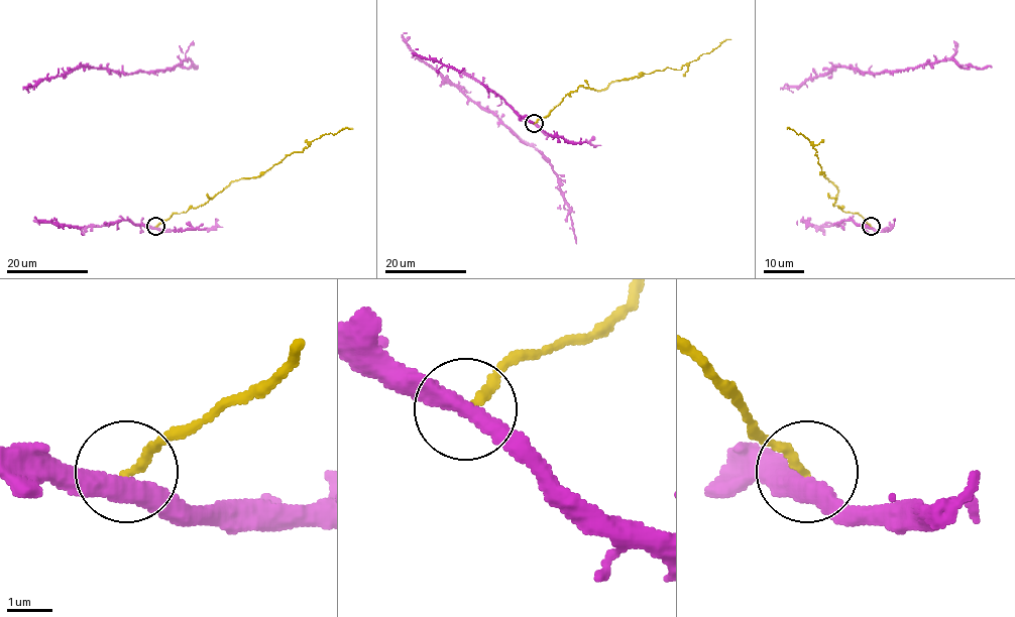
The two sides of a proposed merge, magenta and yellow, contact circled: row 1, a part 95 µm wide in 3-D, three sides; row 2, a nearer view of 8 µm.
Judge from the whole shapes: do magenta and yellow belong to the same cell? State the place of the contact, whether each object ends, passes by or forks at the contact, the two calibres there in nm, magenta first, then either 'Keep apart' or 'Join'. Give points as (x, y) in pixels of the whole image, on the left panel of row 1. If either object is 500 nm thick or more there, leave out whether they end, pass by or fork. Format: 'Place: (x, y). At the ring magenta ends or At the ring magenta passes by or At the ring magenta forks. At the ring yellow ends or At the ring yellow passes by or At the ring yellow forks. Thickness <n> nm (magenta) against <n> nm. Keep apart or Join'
Place: (155, 226). At the ring magenta passes by. At the ring yellow ends. Thickness 420 nm (magenta) against 190 nm. Keep apart

